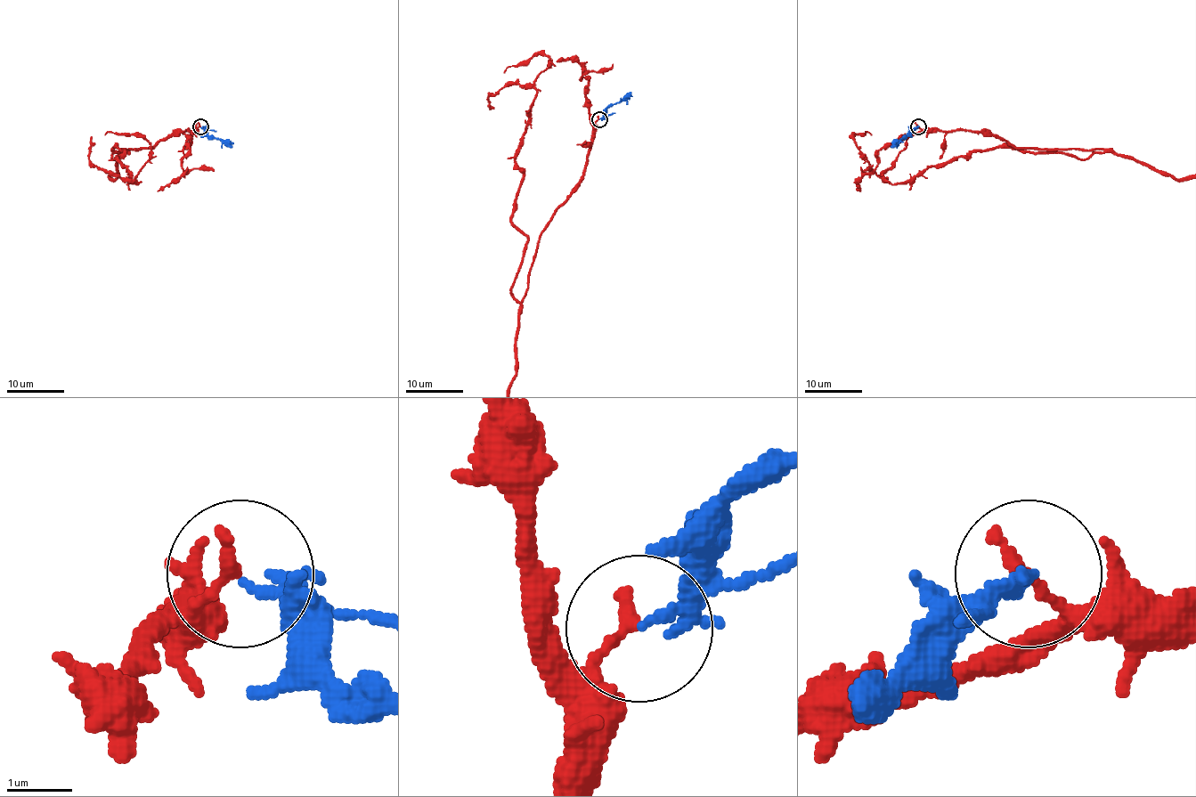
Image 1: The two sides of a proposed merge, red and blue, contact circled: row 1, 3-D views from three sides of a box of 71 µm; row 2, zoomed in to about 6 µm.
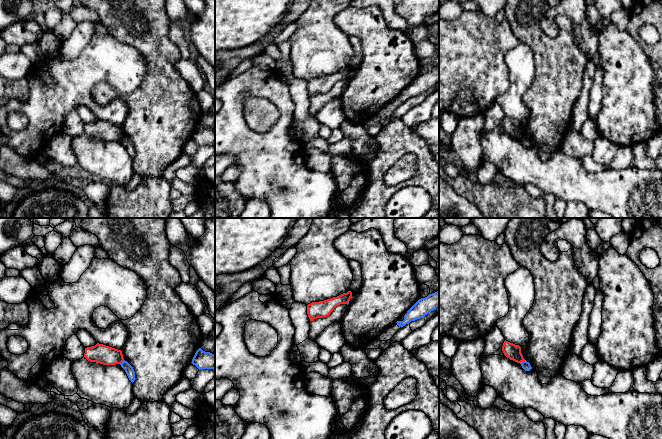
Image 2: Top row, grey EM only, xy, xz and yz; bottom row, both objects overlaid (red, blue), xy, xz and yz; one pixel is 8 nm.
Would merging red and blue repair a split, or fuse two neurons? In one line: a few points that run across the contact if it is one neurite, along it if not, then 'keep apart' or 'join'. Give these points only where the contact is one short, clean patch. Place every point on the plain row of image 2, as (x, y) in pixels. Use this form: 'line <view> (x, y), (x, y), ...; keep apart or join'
line yz (525, 136), (520, 139); keep apart

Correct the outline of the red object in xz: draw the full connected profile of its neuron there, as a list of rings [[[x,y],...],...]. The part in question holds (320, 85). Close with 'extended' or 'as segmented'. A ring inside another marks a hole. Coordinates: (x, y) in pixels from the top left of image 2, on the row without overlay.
[[[348,67],[337,73],[333,73],[324,77],[312,78],[307,81],[307,90],[310,97],[317,94],[323,94],[330,91],[334,84],[340,80],[348,80],[352,73],[352,68]]] | as segmented

